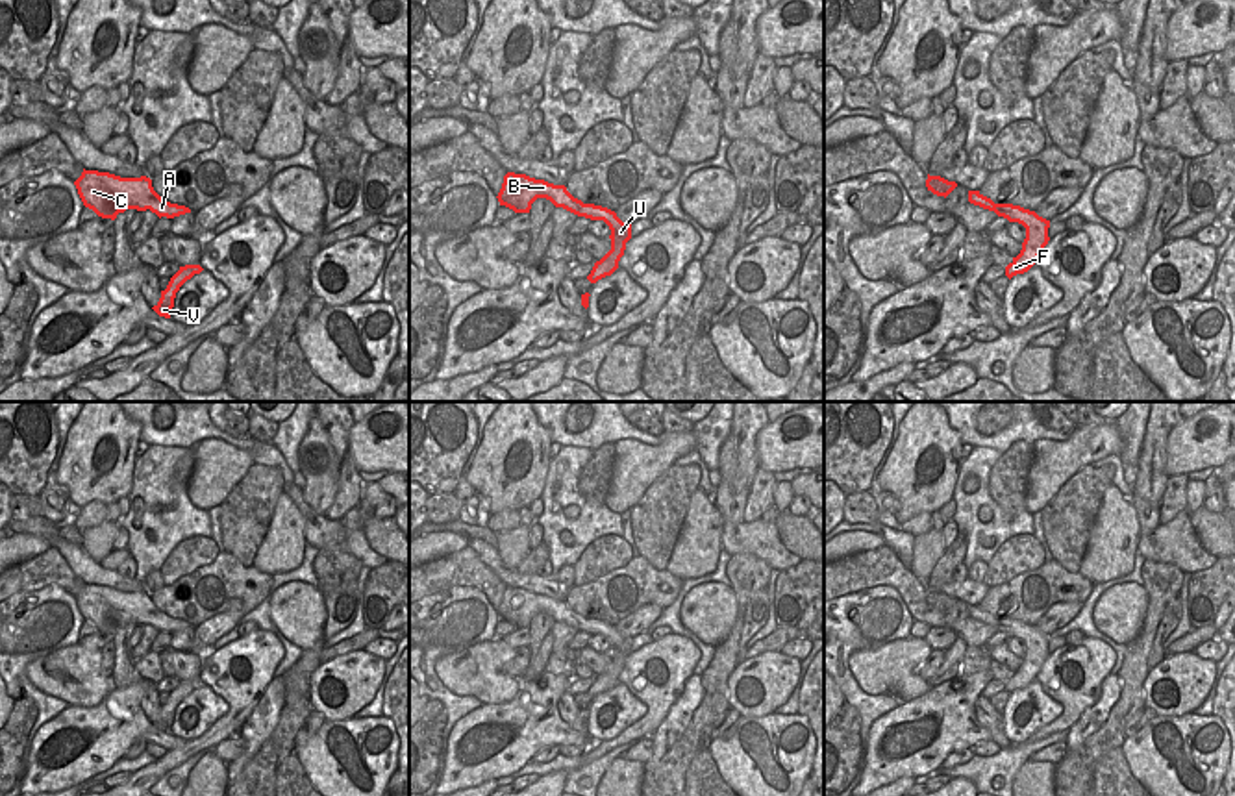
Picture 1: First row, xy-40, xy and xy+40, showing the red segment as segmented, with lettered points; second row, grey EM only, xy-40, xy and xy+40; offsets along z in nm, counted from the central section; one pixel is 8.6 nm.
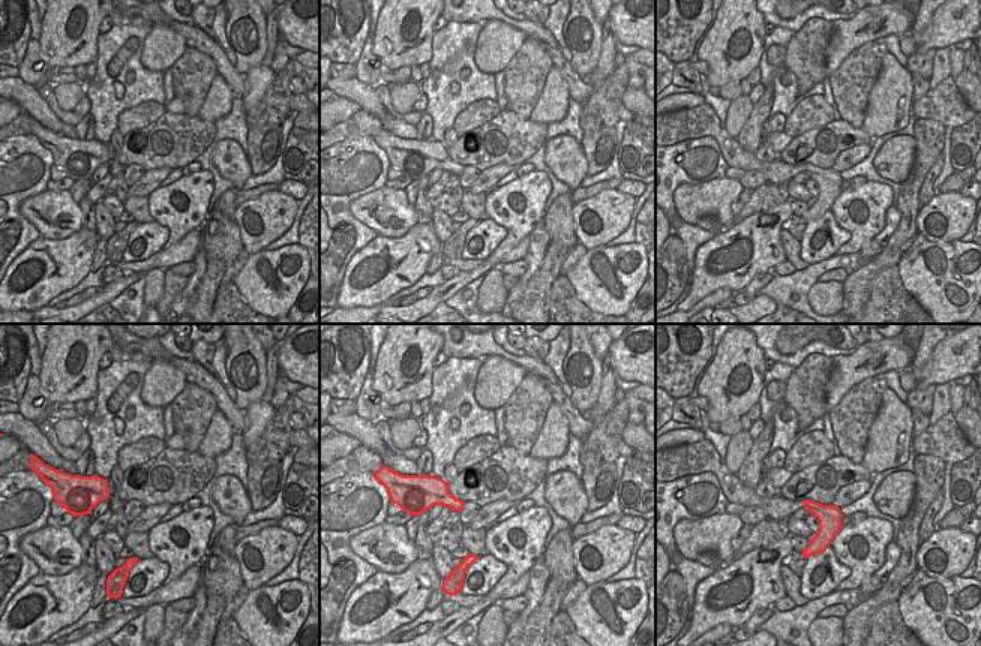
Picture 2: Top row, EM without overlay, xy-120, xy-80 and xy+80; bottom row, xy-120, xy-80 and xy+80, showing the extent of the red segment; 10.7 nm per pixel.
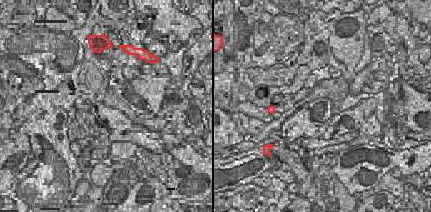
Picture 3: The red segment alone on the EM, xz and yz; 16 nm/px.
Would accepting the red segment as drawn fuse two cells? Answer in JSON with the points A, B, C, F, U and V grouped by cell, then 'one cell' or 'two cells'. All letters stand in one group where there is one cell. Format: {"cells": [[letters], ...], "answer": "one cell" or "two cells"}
{"cells": [["A", "B", "C", "F", "U", "V"]], "answer": "one cell"}

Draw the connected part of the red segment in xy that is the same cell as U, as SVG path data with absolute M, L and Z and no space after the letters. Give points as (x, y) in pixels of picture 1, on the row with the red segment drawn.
M507 172L496 198L500 205L505 205L515 213L530 213L531 204L537 198L546 198L555 207L563 207L578 217L604 220L611 230L611 250L594 263L591 274L587 276L591 283L611 276L618 268L626 243L631 239L631 224L622 222L617 213L607 207L583 204L581 200L574 198L565 185L554 185L526 174Z

